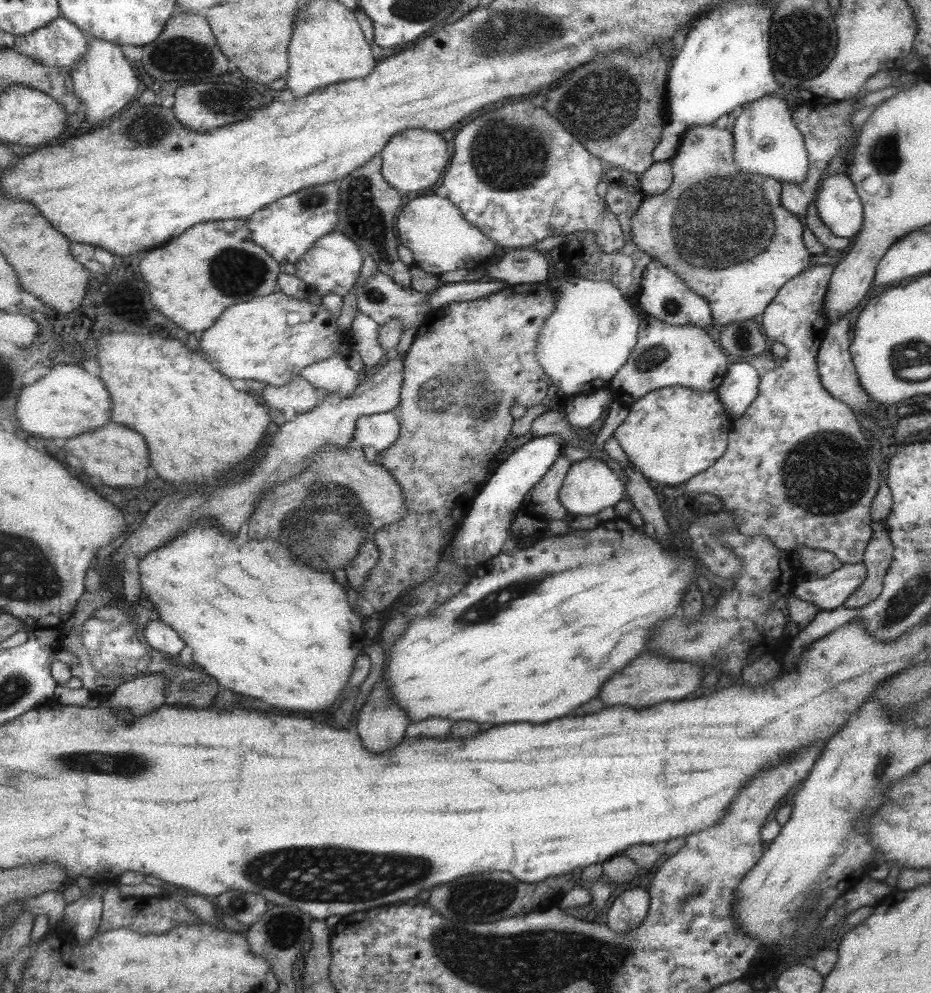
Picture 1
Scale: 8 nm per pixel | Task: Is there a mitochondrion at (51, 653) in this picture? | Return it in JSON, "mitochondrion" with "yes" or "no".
{"mitochondrion":"no"}

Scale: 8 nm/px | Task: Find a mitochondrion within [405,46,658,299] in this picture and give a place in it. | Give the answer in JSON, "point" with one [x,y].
{"point":[505,156]}

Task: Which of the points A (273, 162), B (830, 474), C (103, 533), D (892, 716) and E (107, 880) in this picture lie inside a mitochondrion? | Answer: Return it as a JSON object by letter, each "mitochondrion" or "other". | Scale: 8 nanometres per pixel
{"A":"mitochondrion","B":"mitochondrion","C":"other","D":"other","E":"other"}

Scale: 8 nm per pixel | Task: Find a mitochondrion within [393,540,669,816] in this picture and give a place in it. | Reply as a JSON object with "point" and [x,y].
{"point":[507,595]}

